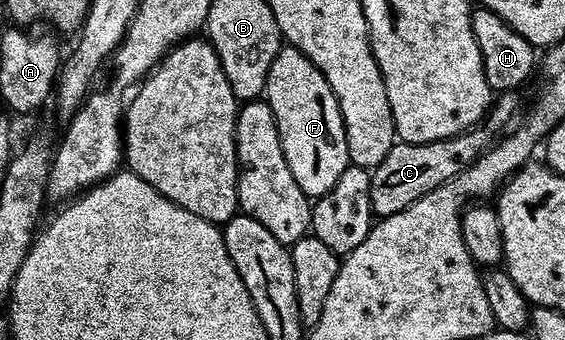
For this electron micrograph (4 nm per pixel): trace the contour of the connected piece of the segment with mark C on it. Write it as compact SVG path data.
M514 91L502 92L494 100L482 124L472 127L470 131L432 143L396 142L389 149L385 161L381 161L381 165L370 172L372 212L379 217L397 213L461 173L480 153L491 146L496 137L502 136L516 122L520 114L519 97Z

